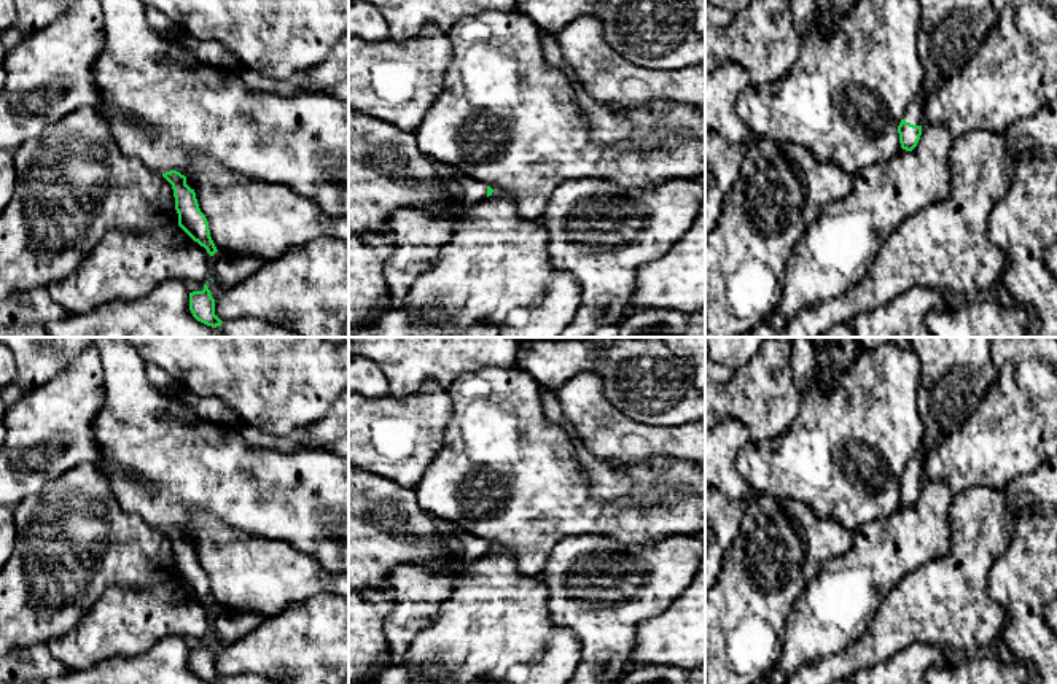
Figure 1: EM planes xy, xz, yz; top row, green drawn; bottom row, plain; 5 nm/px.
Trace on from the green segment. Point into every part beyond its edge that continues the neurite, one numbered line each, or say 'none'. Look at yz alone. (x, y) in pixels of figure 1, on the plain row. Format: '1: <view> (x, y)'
1: yz (955, 373)

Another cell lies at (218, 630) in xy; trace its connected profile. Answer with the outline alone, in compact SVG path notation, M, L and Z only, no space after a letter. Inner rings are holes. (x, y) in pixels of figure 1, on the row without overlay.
M216 608L210 617L210 635L220 646L229 646L264 620L255 612Z

